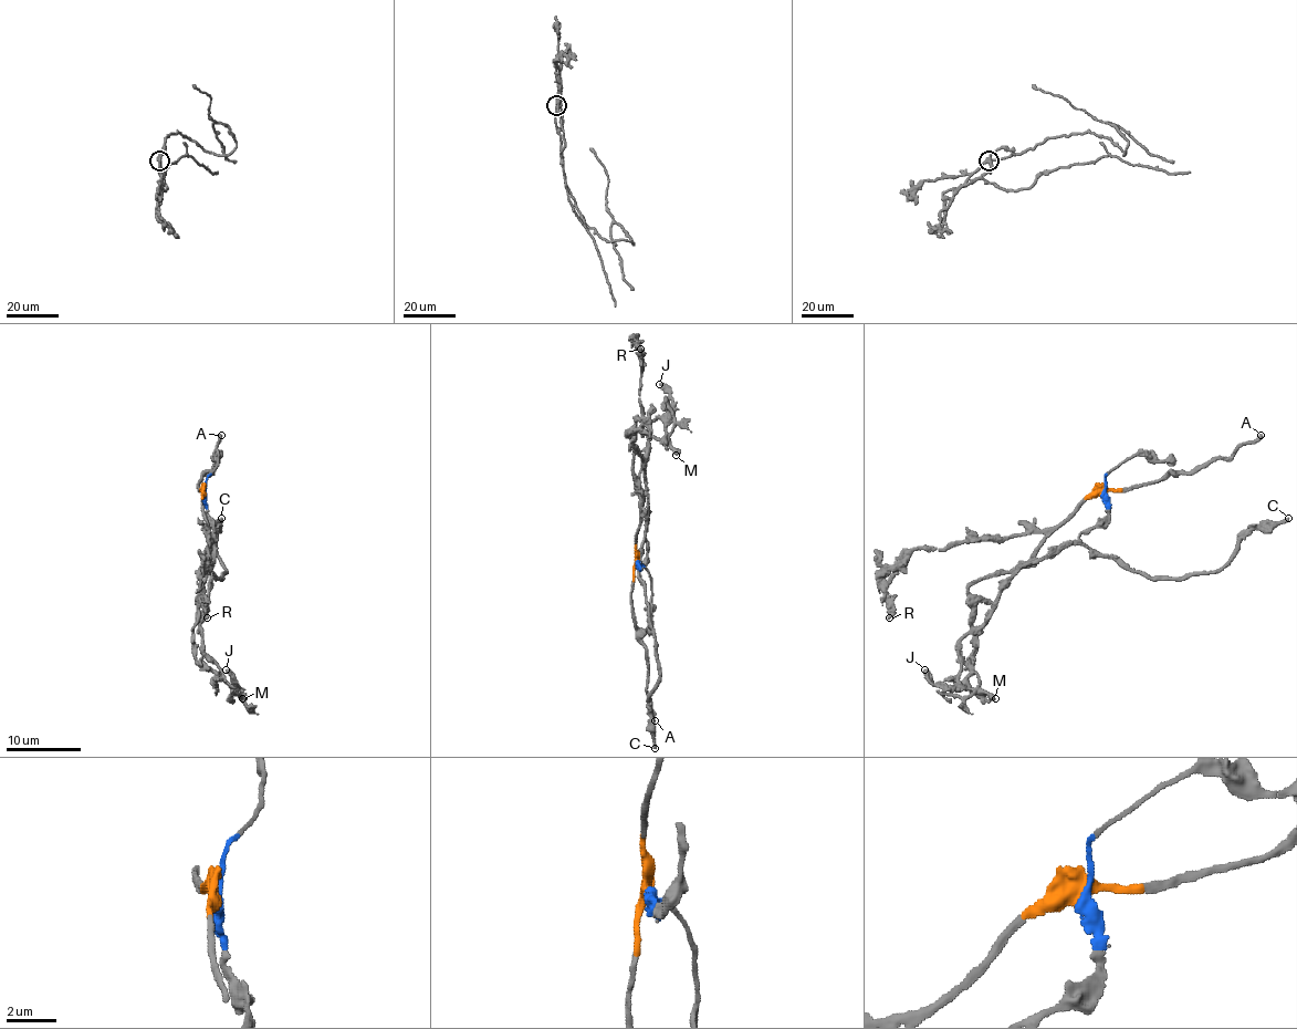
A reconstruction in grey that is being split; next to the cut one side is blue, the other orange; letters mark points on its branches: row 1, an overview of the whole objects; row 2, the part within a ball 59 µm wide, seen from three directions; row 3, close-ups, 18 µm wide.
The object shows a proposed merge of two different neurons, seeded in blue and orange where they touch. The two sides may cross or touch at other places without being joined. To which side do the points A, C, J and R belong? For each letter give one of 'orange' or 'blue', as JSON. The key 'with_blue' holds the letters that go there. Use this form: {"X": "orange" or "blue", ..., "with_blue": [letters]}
{"A": "orange", "C": "blue", "J": "blue", "R": "orange", "with_blue": ["C", "J"]}

